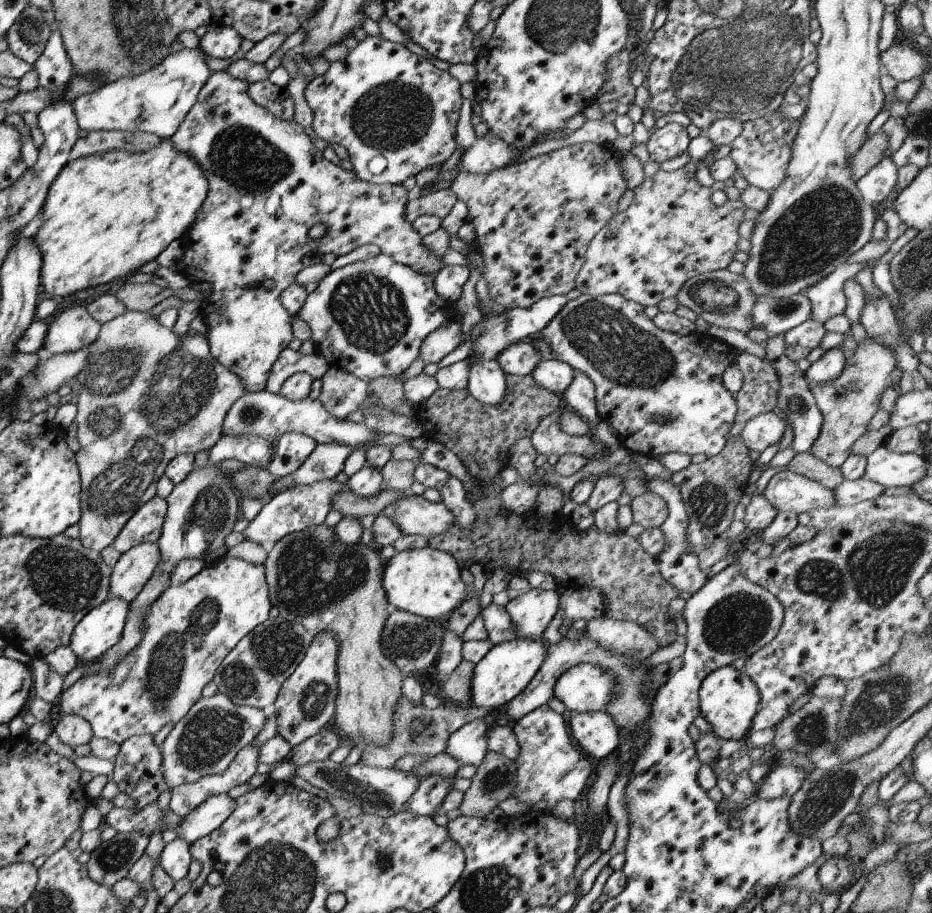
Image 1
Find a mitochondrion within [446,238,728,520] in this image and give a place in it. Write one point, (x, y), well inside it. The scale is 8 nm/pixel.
(627, 354)

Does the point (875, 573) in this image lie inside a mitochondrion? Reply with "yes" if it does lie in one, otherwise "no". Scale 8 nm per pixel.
yes

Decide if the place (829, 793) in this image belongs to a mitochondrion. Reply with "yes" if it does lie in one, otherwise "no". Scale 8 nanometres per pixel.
yes

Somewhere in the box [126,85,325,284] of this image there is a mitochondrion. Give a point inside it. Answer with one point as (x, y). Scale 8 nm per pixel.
(242, 156)

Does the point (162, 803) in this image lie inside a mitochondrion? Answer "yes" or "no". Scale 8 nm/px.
no

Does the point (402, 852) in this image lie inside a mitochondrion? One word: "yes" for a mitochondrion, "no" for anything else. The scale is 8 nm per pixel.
no

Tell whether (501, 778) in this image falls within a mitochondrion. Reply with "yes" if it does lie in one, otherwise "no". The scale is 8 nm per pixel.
no

